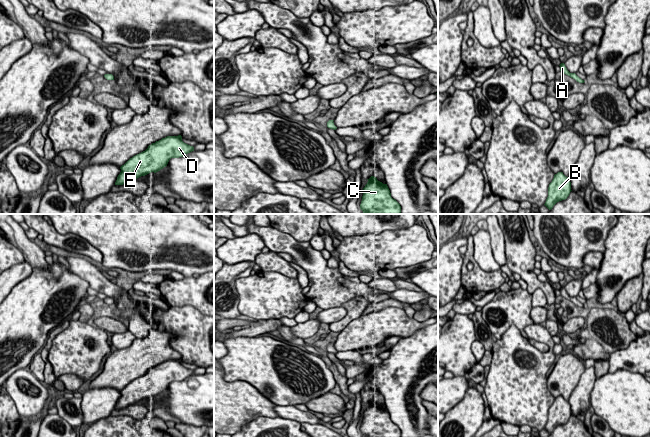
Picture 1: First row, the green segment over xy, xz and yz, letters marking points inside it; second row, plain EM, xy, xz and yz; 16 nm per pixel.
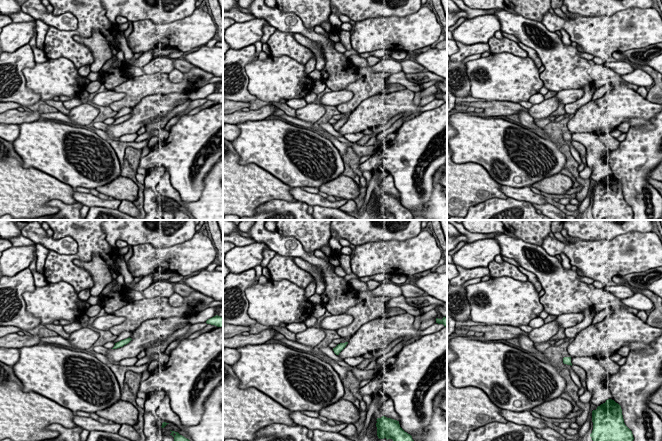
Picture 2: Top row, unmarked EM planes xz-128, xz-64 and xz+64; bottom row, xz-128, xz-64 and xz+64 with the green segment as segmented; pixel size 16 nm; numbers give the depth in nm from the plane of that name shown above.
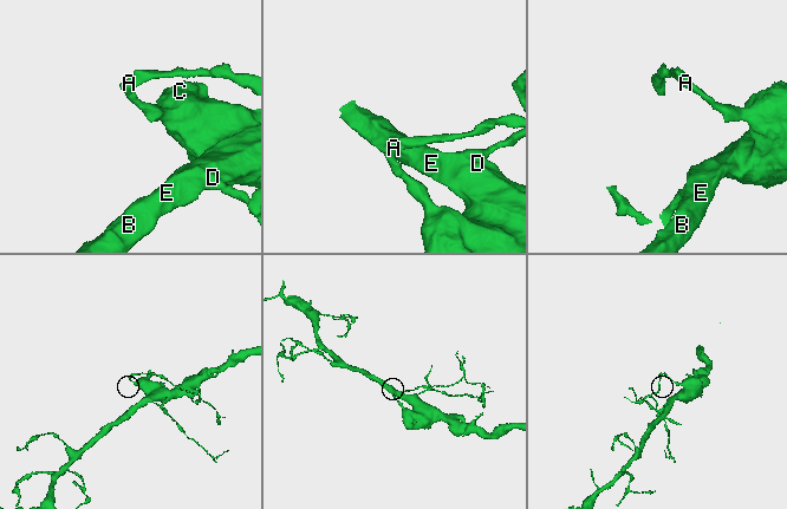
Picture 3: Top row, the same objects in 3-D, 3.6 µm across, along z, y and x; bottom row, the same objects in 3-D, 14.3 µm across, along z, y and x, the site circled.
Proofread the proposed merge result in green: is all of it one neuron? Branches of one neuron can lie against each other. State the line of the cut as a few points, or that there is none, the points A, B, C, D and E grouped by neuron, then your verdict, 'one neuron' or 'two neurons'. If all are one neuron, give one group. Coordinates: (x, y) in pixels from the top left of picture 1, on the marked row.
cut none; groups A B C D E; one neuron

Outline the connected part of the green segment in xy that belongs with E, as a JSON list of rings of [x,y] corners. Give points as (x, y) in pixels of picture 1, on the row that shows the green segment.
[[[167,136],[130,158],[120,167],[115,185],[123,185],[167,166],[171,158],[179,158],[194,151],[194,147],[182,141],[182,136]]]

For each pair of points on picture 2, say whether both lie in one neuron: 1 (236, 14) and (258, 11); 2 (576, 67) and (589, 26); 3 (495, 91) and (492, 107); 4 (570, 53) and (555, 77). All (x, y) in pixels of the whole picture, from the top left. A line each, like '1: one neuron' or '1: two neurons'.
1: two neurons
2: two neurons
3: two neurons
4: one neuron

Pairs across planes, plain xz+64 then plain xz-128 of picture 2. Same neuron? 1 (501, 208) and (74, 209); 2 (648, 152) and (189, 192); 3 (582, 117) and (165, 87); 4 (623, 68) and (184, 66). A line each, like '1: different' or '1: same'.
1: same
2: same
3: different
4: different

